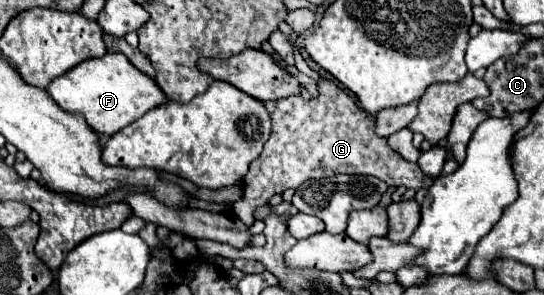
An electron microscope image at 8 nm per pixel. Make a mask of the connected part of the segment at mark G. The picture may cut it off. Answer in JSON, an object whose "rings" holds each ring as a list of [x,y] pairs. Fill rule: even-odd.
{"rings":[[[320,81],[318,91],[320,95],[310,101],[304,101],[302,97],[286,97],[264,103],[272,117],[272,135],[266,141],[264,151],[252,161],[250,171],[244,177],[242,201],[236,201],[232,205],[234,213],[246,225],[254,223],[254,209],[266,205],[272,195],[286,189],[296,189],[308,179],[350,173],[374,175],[382,179],[388,187],[422,187],[424,173],[420,171],[420,167],[400,157],[388,147],[384,137],[376,135],[376,117],[370,117],[364,109],[360,109],[354,99],[332,81]]]}

